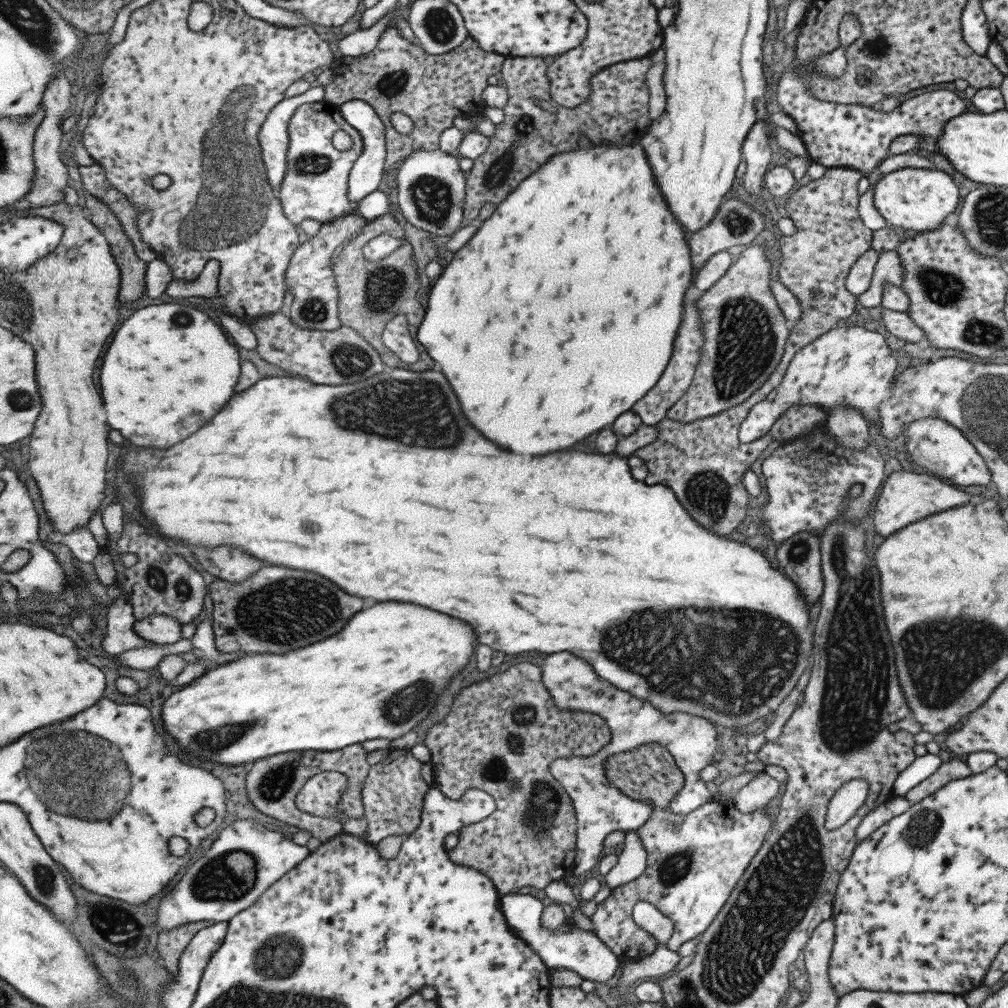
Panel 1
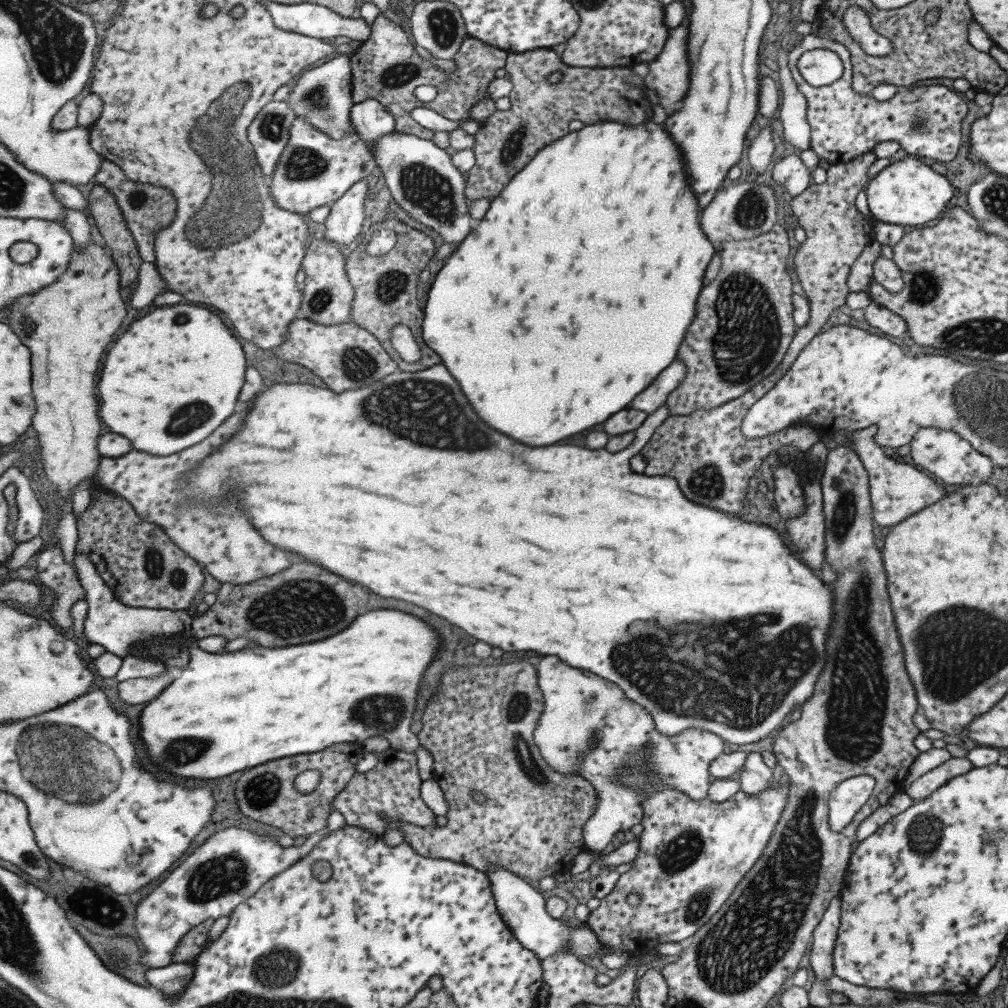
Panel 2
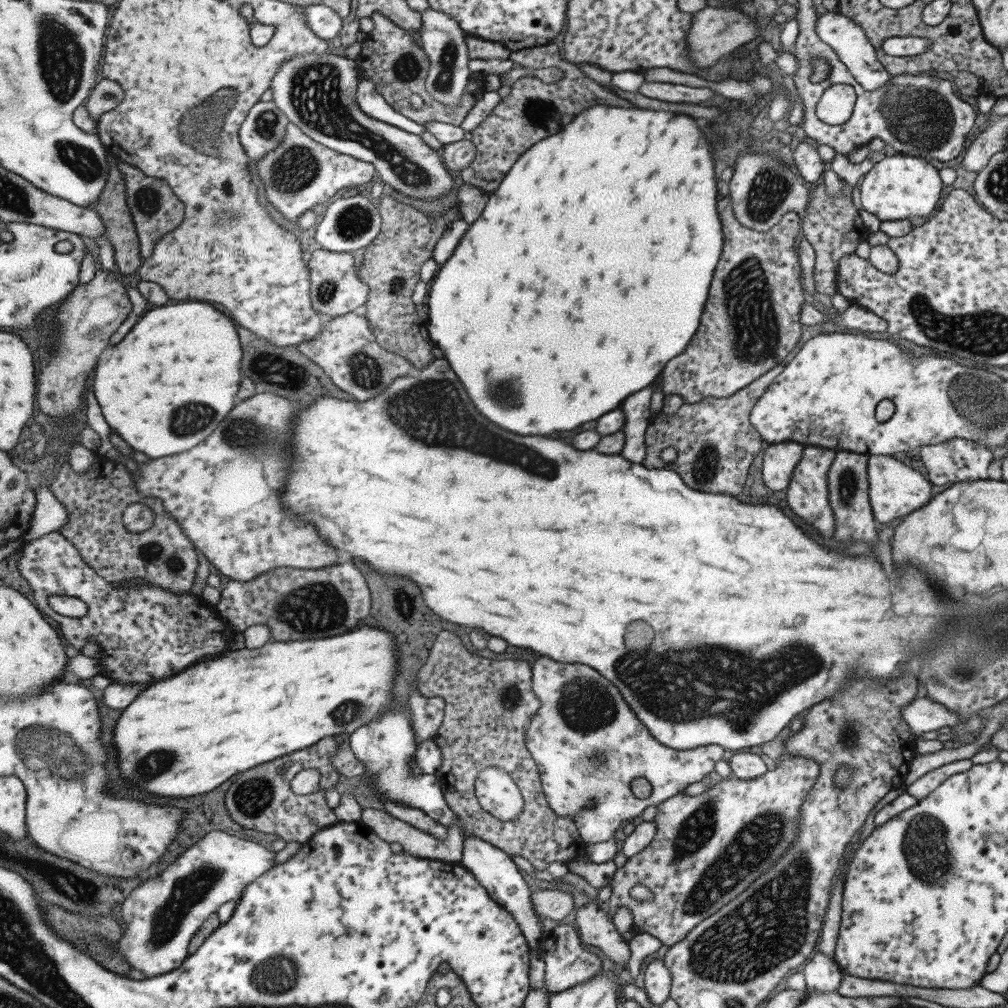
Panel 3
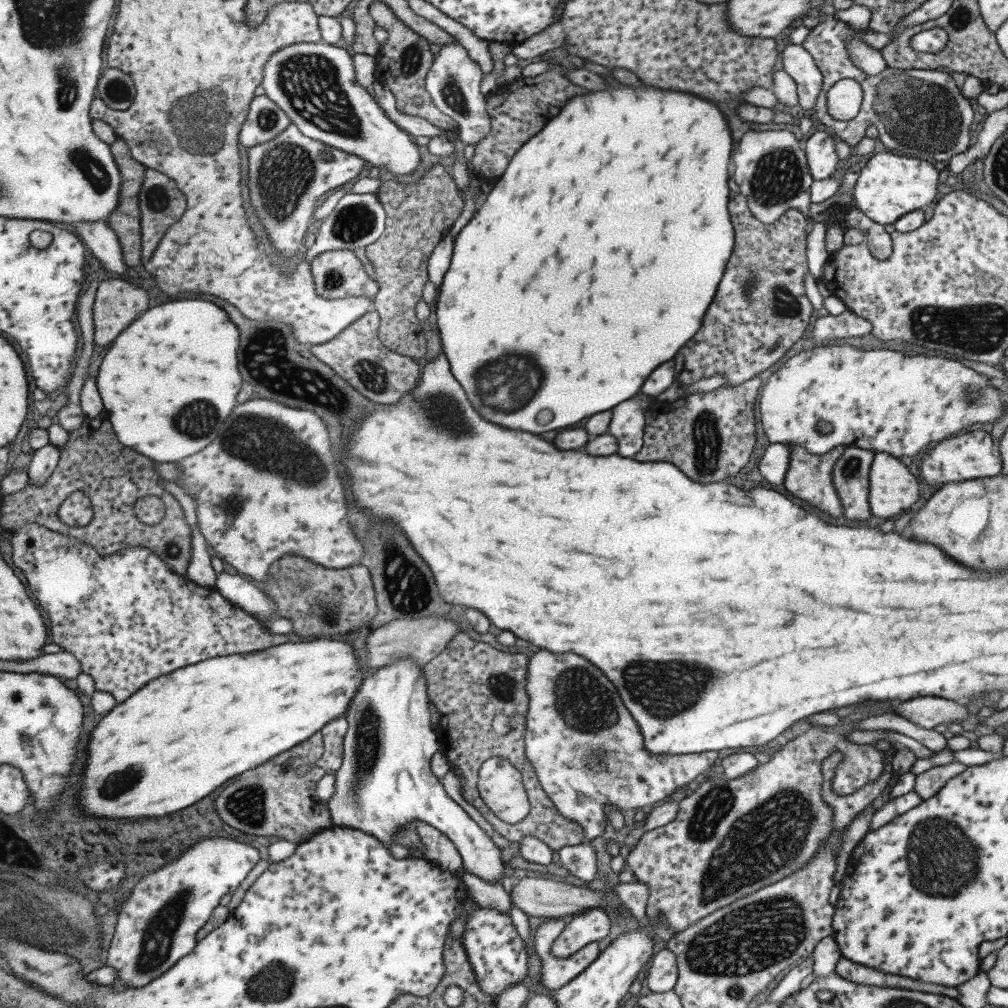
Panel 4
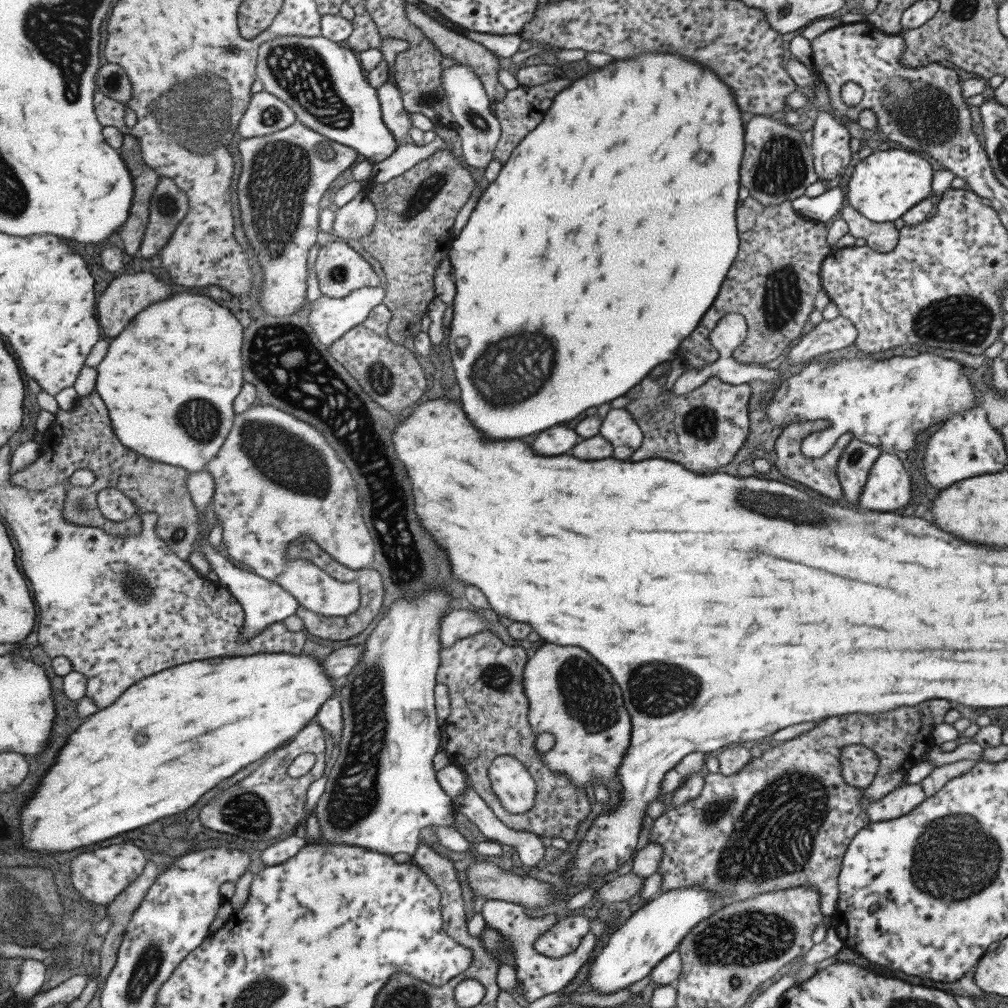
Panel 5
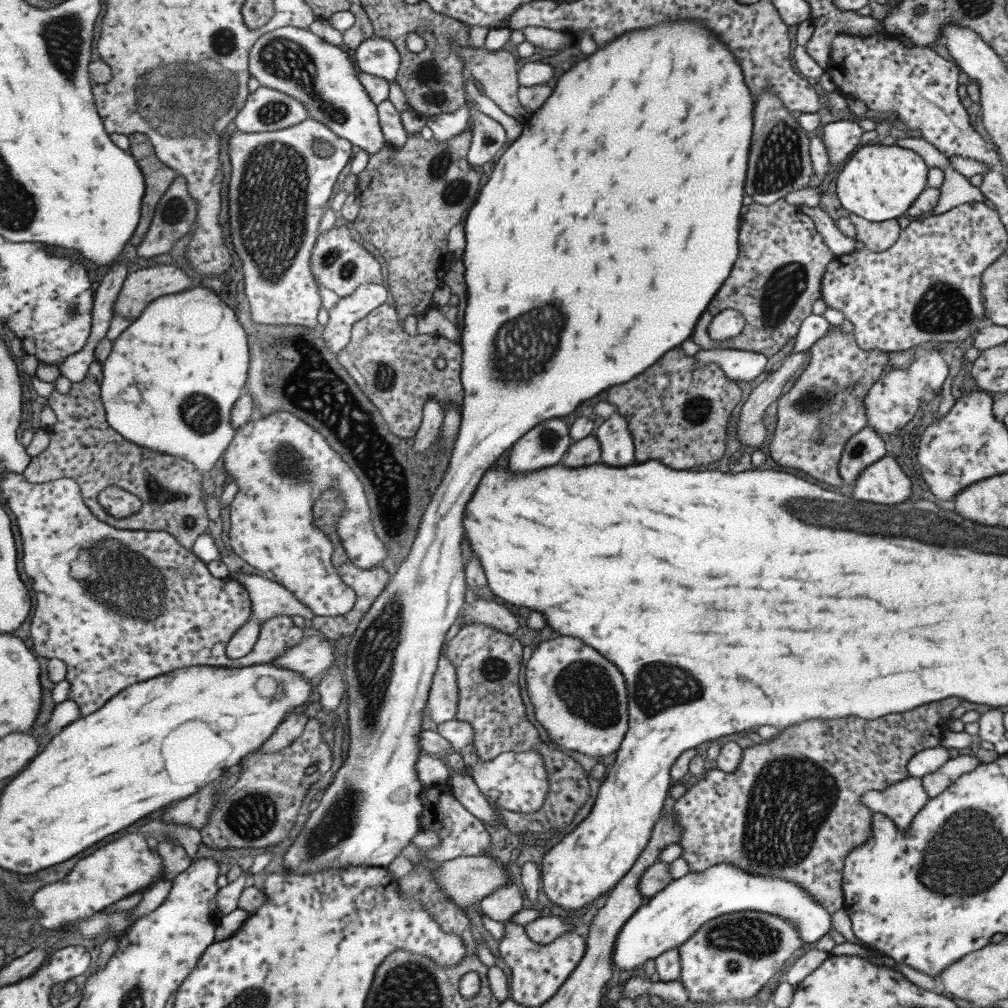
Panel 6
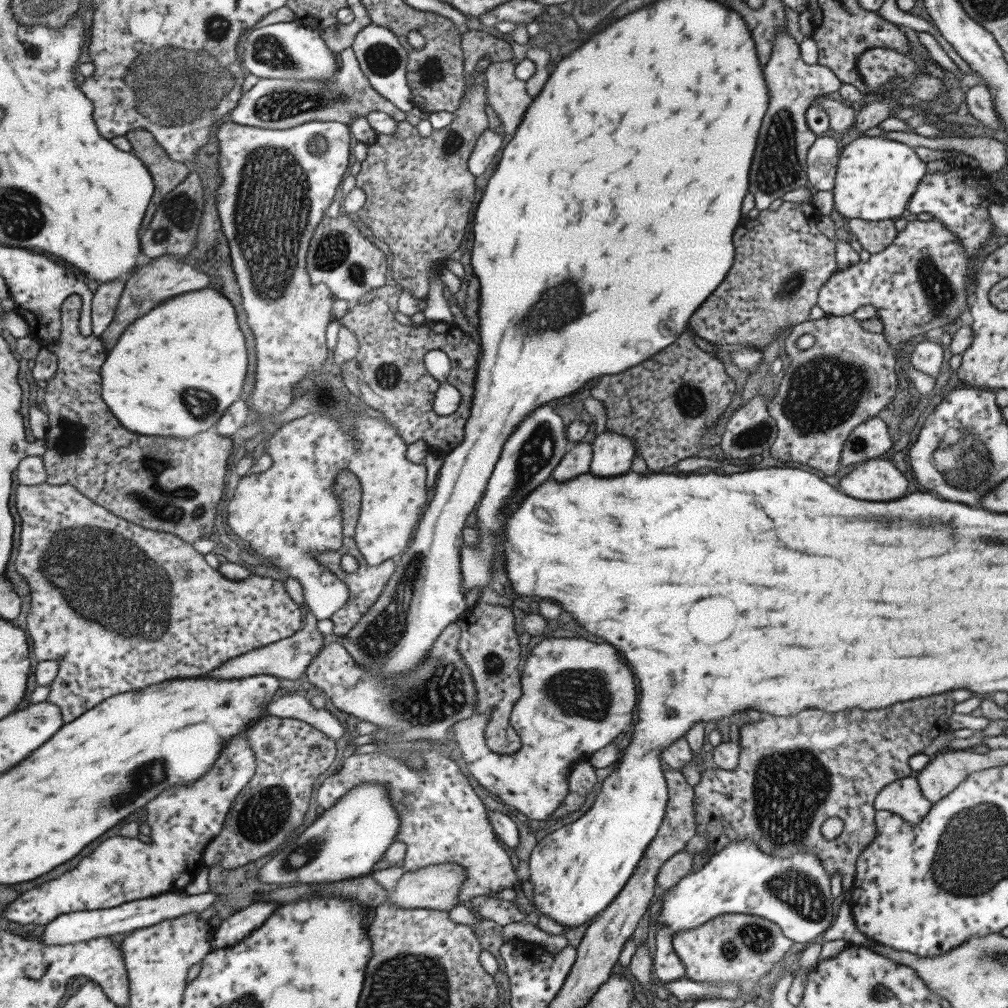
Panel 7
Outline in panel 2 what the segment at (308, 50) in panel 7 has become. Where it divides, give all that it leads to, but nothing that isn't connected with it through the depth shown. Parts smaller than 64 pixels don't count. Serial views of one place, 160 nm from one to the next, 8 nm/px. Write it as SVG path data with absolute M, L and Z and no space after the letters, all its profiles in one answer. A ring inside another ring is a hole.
M336 54L333 59L324 61L318 67L307 68L291 82L292 91L287 101L295 111L295 116L305 118L311 126L317 127L333 140L343 140L345 136L361 138L351 123L351 110L355 106L352 74L352 59L348 54ZM389 133L369 146L381 168L386 186L393 199L416 221L429 226L441 236L443 243L464 241L469 232L467 204L463 196L463 176L451 166L451 158L445 149L423 138L407 133Z

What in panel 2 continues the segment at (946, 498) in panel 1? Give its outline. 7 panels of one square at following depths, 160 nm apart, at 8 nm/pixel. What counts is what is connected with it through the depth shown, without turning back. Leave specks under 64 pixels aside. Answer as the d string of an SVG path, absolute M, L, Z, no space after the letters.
M867 426L863 430L851 431L848 437L844 437L843 431L837 431L833 435L825 435L822 440L828 449L845 446L858 456L868 476L872 519L875 520L875 524L889 529L922 508L935 504L946 495L948 490L941 488L939 484L924 473L917 471L913 466L907 466L907 464L895 462L895 459L886 457L873 440L876 430L877 426Z

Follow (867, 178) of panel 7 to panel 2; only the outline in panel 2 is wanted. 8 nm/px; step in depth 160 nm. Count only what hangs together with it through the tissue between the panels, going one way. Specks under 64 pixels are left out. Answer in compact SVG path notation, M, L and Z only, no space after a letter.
M911 156L885 166L873 179L868 180L863 189L873 221L905 226L923 224L937 218L953 198L953 188L949 186L947 178Z

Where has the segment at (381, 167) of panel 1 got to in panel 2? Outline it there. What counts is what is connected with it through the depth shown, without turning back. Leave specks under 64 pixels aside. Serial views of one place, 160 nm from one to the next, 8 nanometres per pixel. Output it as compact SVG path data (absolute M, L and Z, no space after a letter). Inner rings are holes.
M376 98L355 103L351 110L351 123L368 147L397 128L393 112ZM366 179L357 181L343 198L334 203L325 220L326 239L333 244L349 245L361 234L365 222L365 209L369 192Z

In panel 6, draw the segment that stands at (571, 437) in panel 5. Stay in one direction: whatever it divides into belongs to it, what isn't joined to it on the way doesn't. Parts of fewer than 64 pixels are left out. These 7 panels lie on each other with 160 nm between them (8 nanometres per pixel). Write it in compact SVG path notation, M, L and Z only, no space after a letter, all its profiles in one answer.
M550 418L536 424L518 438L504 455L511 472L529 472L557 464L573 440L561 418Z

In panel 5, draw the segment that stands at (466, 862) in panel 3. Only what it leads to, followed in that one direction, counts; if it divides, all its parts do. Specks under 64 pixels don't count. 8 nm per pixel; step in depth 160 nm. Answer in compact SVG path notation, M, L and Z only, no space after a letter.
M429 585L429 591L423 592L423 595L415 597L415 599L405 599L405 601L416 602L401 602L391 605L391 610L387 615L379 621L377 629L373 631L367 638L365 645L365 653L361 655L361 663L355 667L355 670L347 675L348 681L340 690L339 699L344 710L344 728L343 738L340 742L340 752L338 758L330 773L325 794L317 803L315 808L315 816L319 820L321 836L318 841L313 843L333 843L338 845L351 845L369 847L371 850L393 855L399 853L409 854L412 857L420 849L419 837L429 831L431 826L452 826L454 824L454 805L449 794L442 789L442 786L436 778L436 773L432 767L432 758L438 751L438 746L441 743L440 725L436 722L435 711L435 686L436 673L439 671L440 665L440 631L441 618L449 611L447 604L449 602L448 592L446 594L443 588Z

